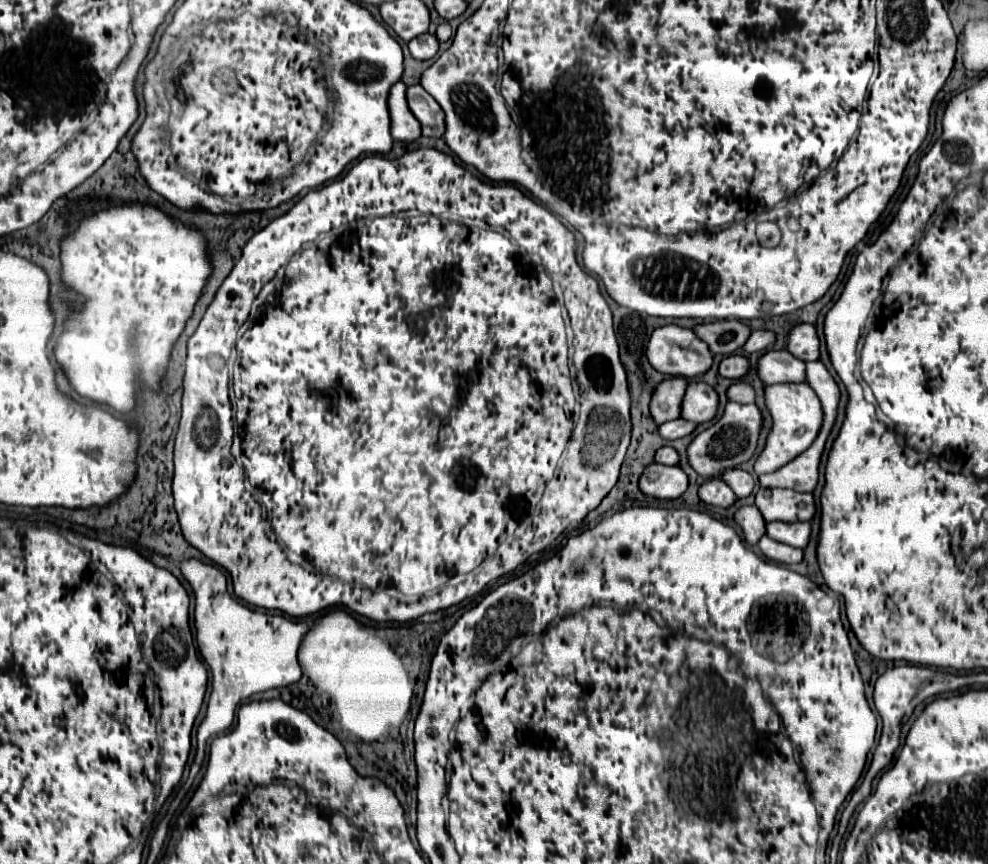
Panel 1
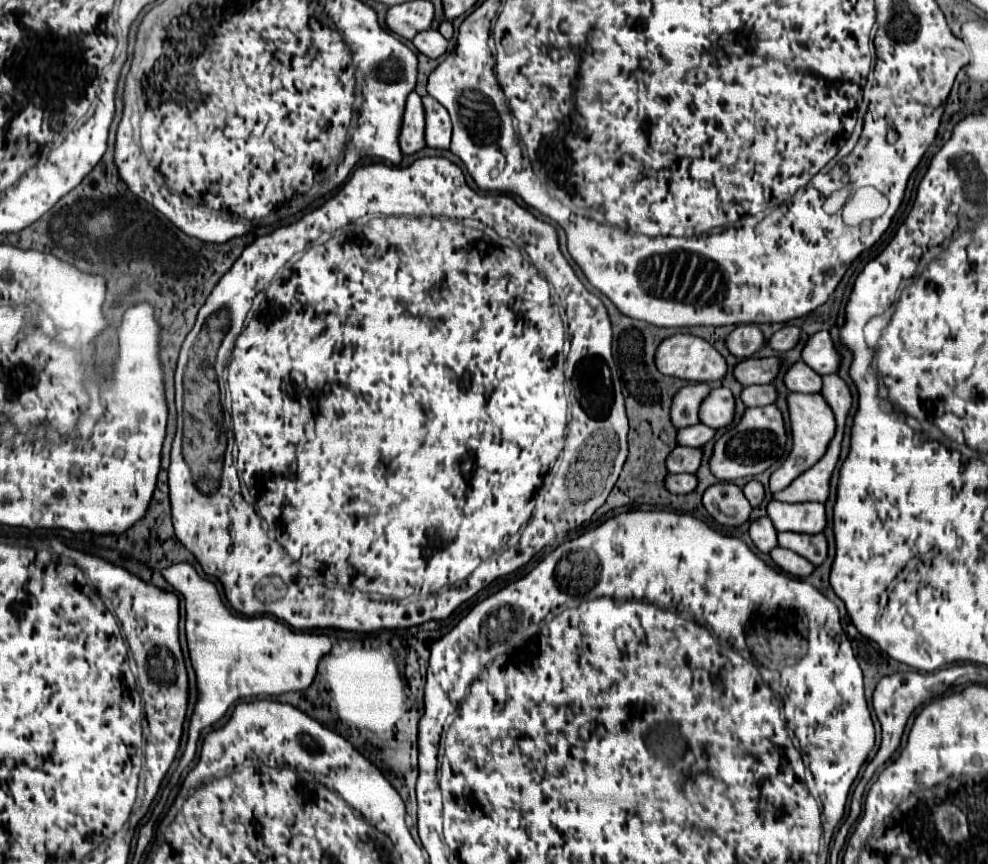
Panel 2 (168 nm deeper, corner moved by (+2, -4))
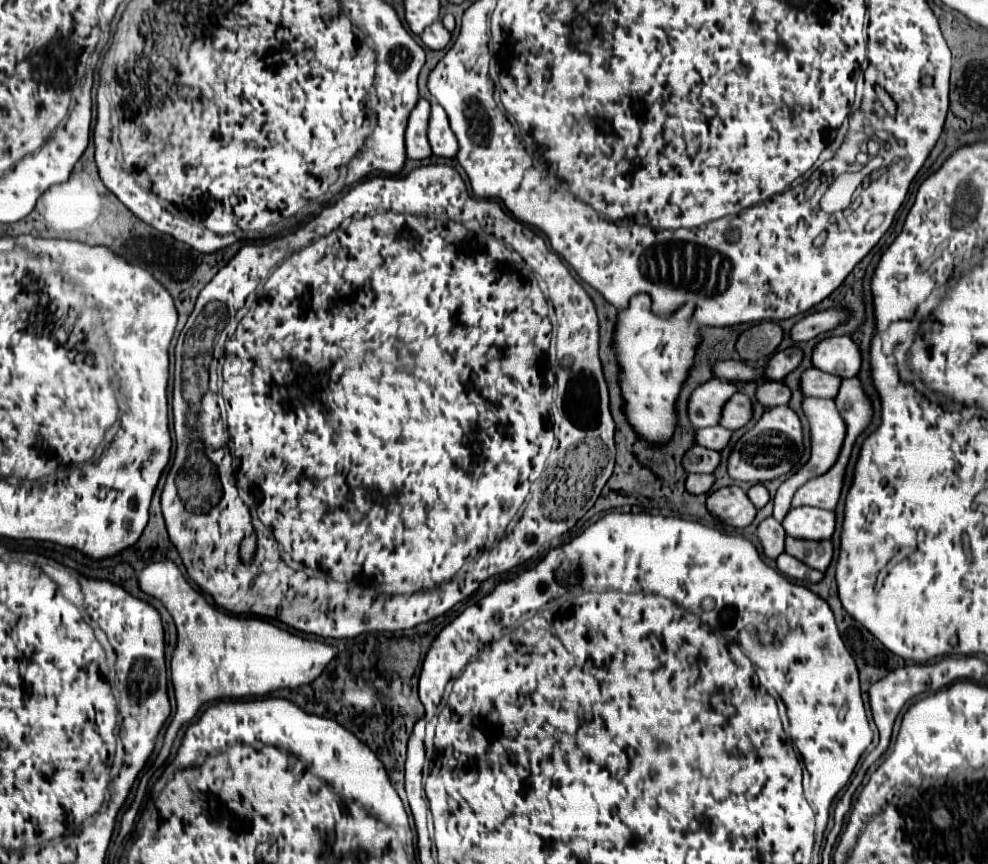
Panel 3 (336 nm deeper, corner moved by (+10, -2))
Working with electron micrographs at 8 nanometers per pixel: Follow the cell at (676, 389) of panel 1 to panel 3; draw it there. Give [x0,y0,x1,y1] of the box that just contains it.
[688,378,738,428]

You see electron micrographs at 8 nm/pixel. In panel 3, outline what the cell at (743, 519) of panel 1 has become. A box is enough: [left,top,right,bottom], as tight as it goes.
[758,518,786,560]

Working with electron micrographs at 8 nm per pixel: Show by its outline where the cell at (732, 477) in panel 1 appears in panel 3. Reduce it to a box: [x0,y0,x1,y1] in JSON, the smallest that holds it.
[748,484,770,508]

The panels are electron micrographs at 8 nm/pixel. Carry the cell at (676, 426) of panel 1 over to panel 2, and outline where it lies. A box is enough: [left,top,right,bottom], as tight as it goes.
[678,424,714,446]

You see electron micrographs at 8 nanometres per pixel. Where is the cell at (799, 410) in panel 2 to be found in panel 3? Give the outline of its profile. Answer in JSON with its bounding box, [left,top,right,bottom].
[774,398,846,522]

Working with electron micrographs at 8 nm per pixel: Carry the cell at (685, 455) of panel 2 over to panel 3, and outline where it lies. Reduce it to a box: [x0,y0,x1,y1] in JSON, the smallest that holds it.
[684,446,720,474]

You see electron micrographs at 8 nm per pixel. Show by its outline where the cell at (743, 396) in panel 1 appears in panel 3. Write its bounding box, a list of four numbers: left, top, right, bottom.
[756,382,792,408]

